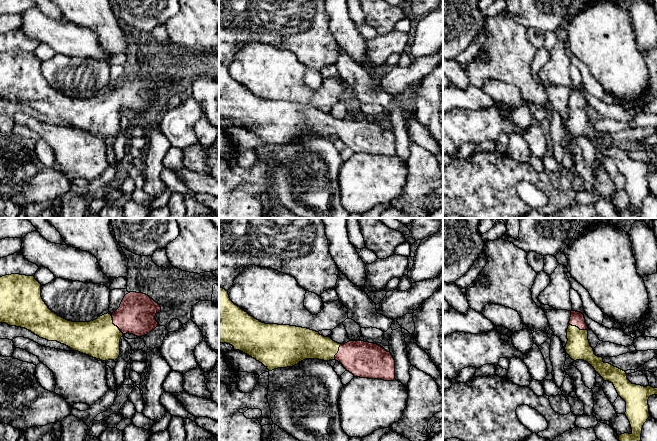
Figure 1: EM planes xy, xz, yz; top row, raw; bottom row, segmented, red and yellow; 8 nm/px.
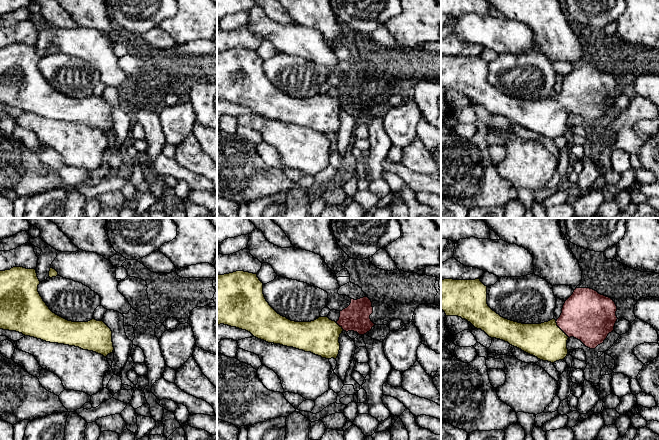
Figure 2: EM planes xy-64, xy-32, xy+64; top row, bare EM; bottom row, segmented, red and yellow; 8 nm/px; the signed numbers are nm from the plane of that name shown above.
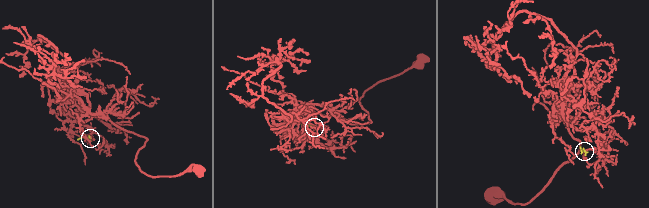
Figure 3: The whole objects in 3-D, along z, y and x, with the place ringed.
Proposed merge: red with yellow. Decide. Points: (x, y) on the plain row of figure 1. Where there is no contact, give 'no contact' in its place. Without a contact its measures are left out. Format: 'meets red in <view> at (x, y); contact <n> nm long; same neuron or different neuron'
meets red in xy at (114, 100); contact 190 nm long; same neuron

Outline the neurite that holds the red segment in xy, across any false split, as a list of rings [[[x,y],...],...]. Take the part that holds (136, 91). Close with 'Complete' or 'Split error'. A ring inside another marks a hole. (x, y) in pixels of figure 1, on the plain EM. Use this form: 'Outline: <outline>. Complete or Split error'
Outline: [[[11,50],[0,53],[0,99],[25,104],[40,114],[57,117],[102,137],[115,137],[119,133],[120,115],[124,110],[142,113],[159,102],[155,95],[159,87],[160,81],[148,71],[130,68],[112,90],[104,90],[90,98],[72,98],[48,84],[41,73],[41,60],[34,52]]]. Split error

